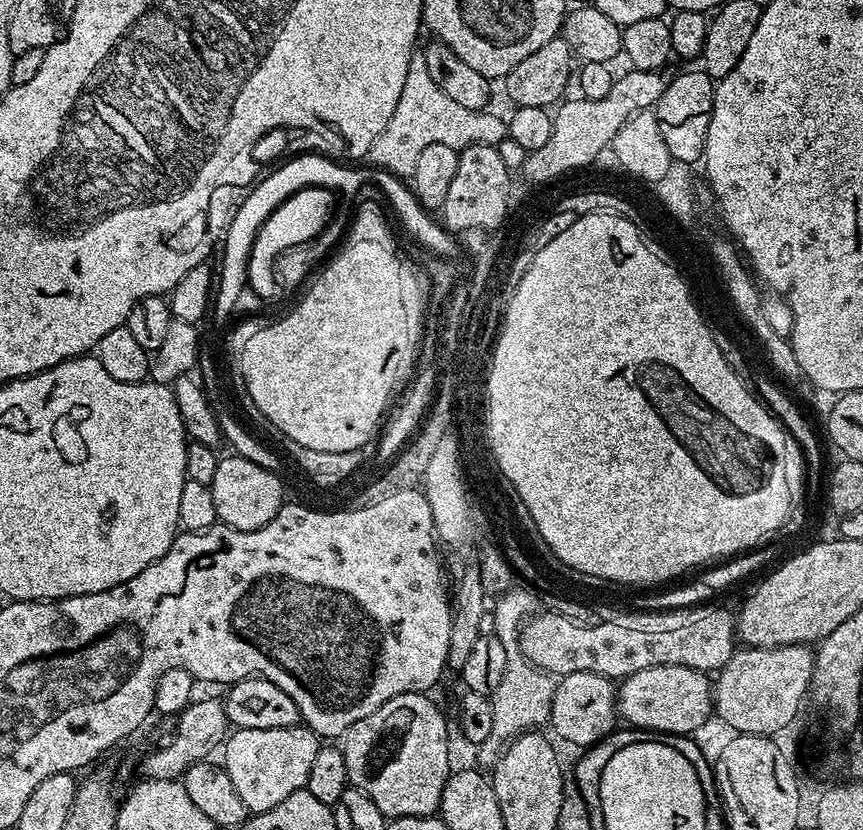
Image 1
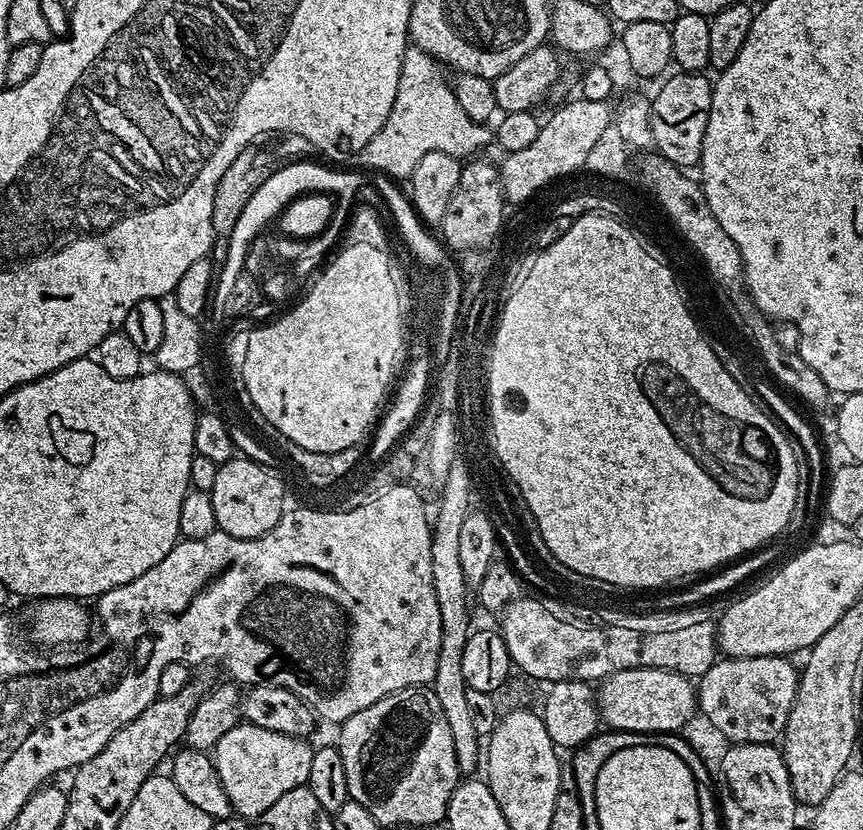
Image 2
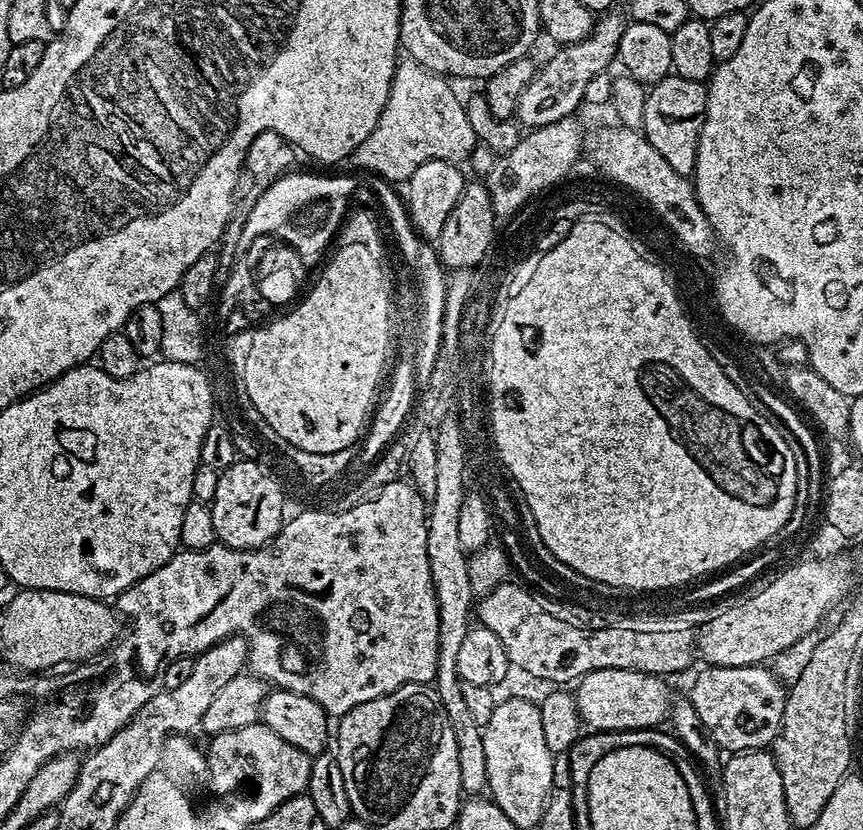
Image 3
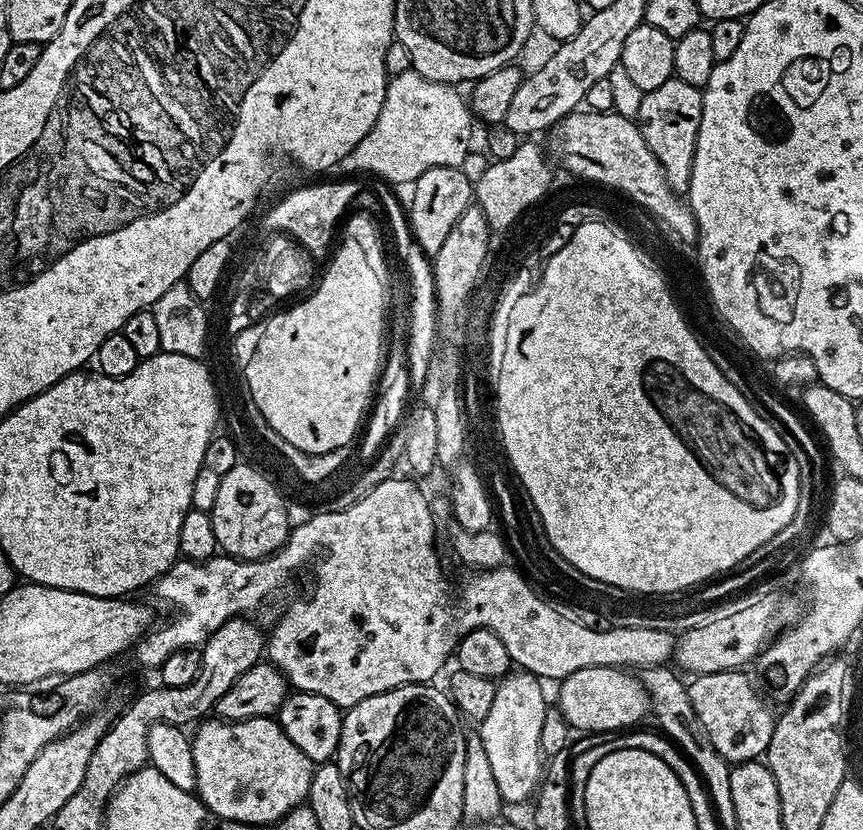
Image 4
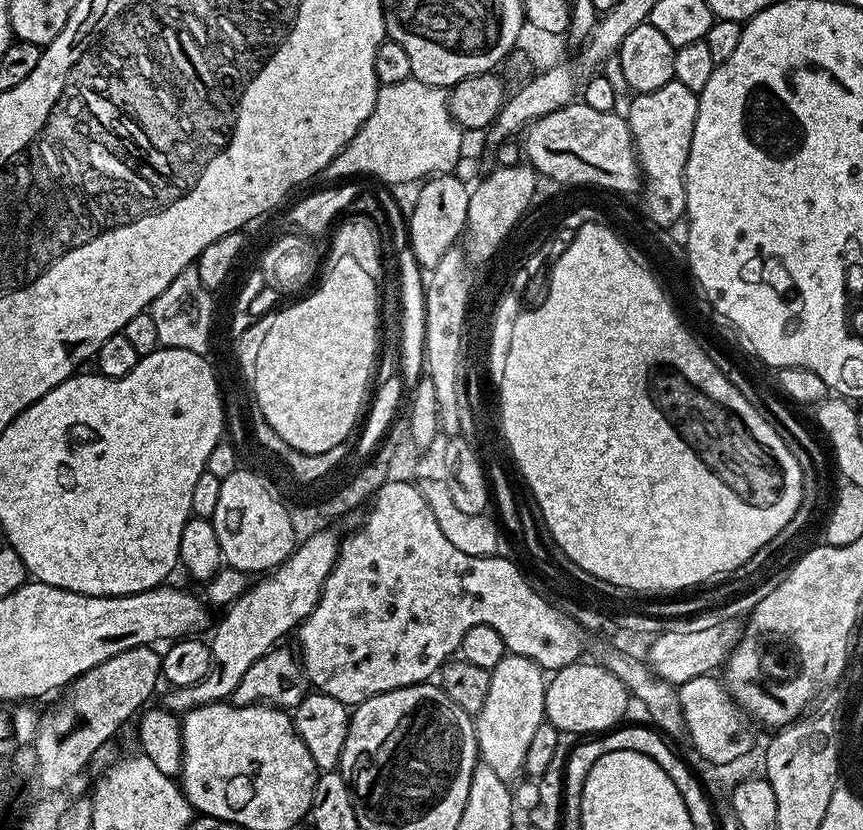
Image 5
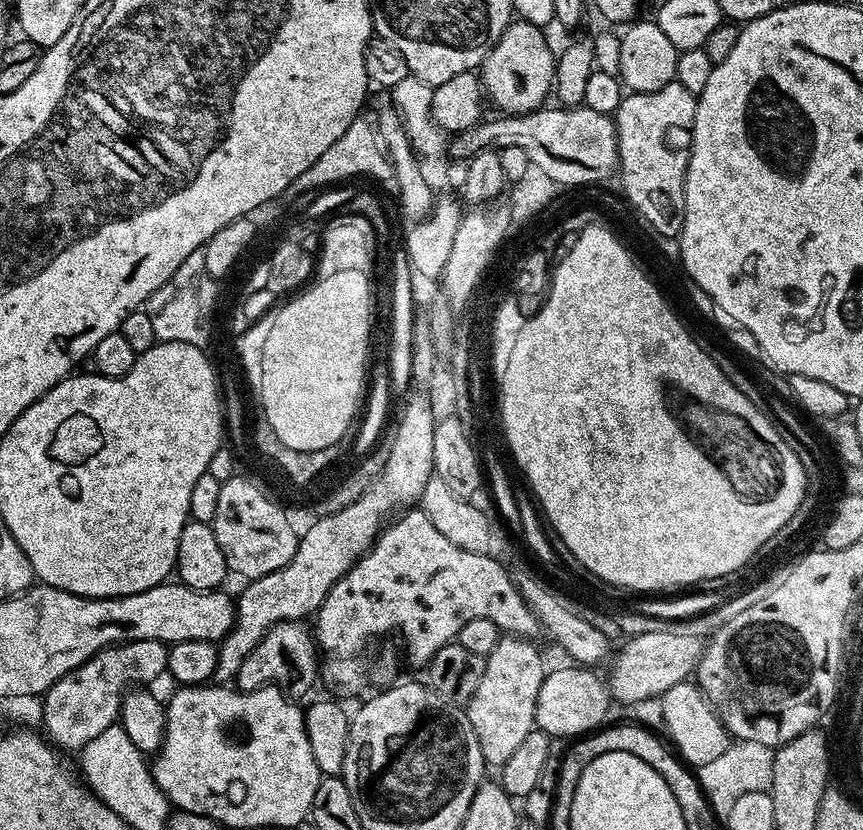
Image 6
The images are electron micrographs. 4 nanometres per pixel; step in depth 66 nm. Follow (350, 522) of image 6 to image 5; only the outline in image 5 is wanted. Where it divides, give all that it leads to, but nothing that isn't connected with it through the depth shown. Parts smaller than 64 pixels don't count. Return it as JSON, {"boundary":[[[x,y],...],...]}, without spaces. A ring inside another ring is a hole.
{"boundary":[[[321,530],[312,537],[301,539],[288,559],[271,572],[261,575],[257,584],[255,581],[233,604],[227,605],[225,612],[228,613],[217,624],[215,621],[210,632],[210,670],[206,678],[202,678],[202,682],[194,682],[194,686],[172,688],[169,696],[162,700],[163,707],[183,714],[203,704],[227,701],[234,694],[238,682],[242,682],[242,674],[246,674],[258,658],[277,647],[288,631],[289,635],[300,627],[319,602],[326,578],[340,555],[340,540],[328,531]]]}

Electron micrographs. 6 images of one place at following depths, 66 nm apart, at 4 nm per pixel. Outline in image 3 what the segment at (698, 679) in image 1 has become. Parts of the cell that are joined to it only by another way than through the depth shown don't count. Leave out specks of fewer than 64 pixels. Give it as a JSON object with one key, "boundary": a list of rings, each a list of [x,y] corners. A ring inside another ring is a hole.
{"boundary":[[[594,670],[580,677],[574,688],[576,705],[580,711],[581,721],[600,732],[632,732],[635,728],[652,728],[669,719],[670,695],[663,679],[653,676],[650,672],[634,670]]]}

